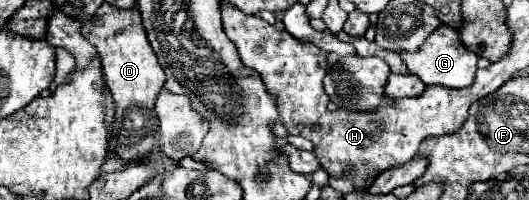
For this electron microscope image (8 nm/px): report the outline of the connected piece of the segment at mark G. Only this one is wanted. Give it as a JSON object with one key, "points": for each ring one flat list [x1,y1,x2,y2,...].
{"points":[[440,25,436,31,430,33,430,37,422,43,422,49,418,51,402,51,400,53,402,63,406,65,408,73,418,75,426,85,442,85,450,89,468,87,474,81,476,73,476,61,480,55,464,49,464,45,458,39,458,31,446,25]]}

